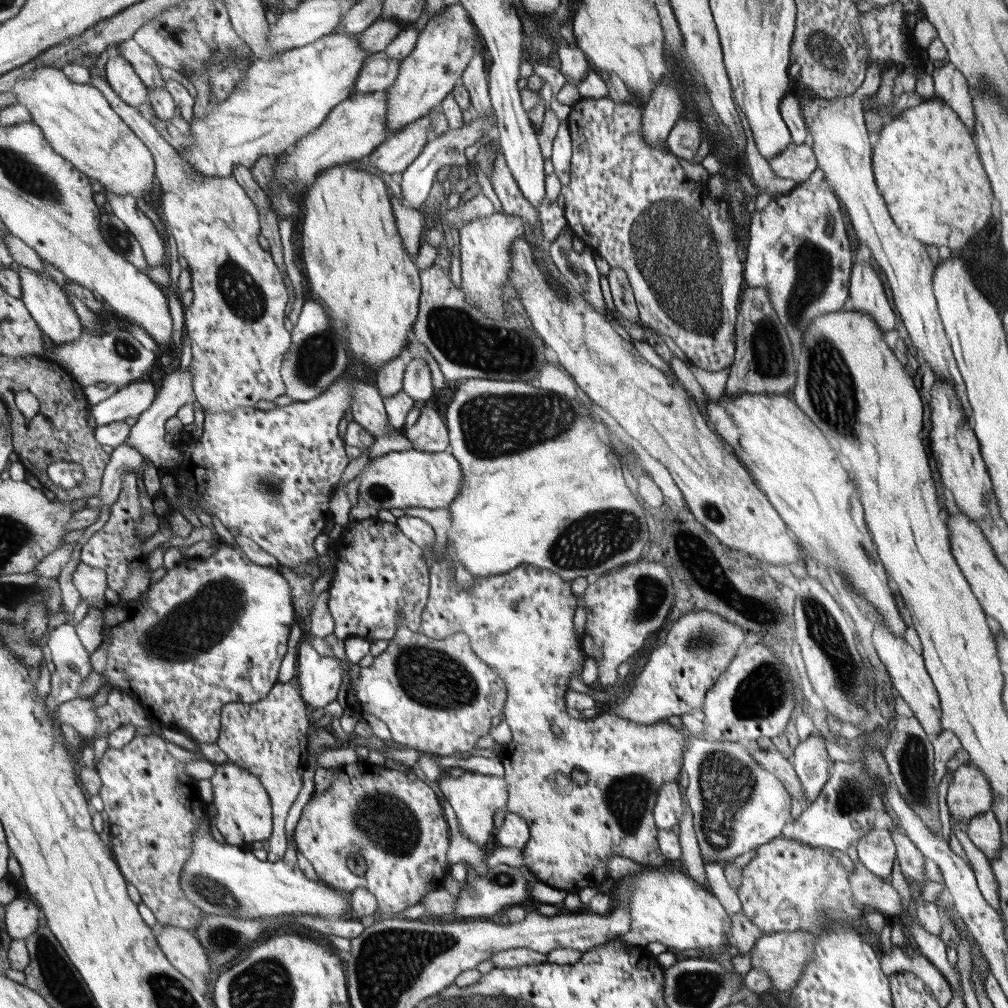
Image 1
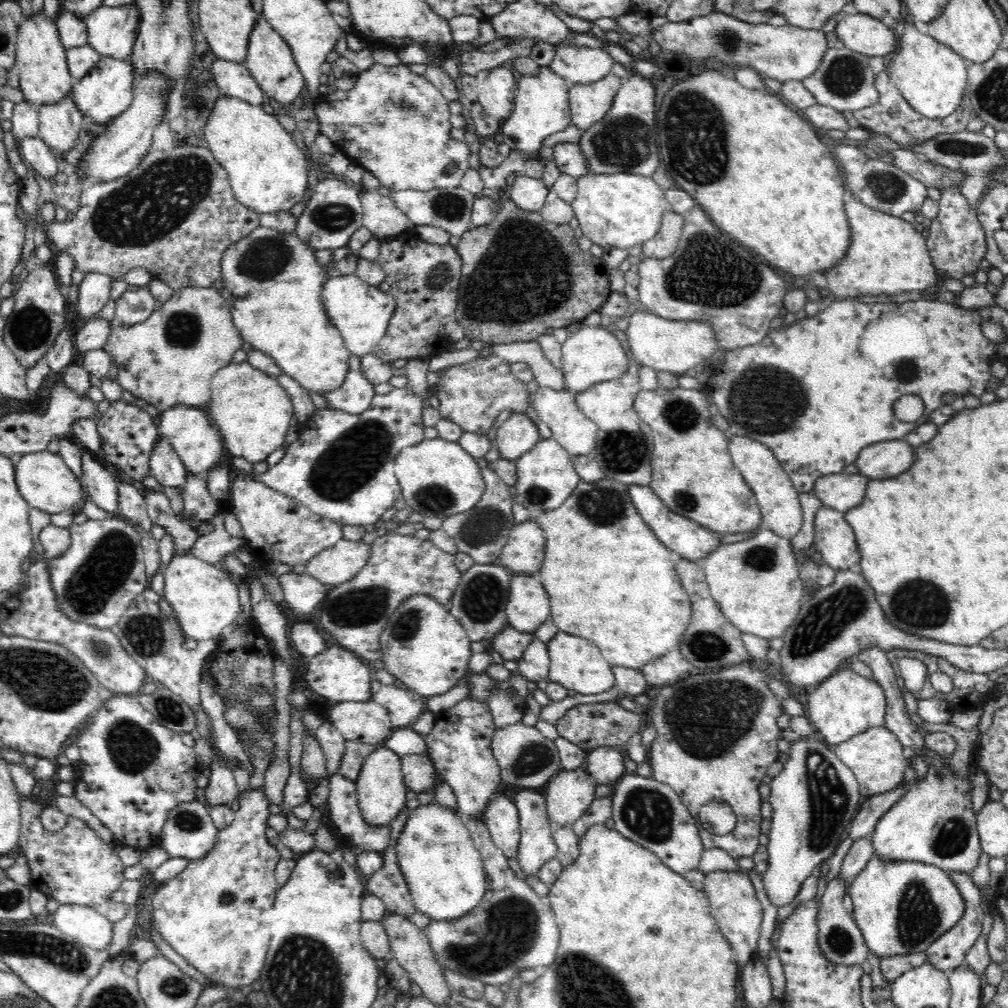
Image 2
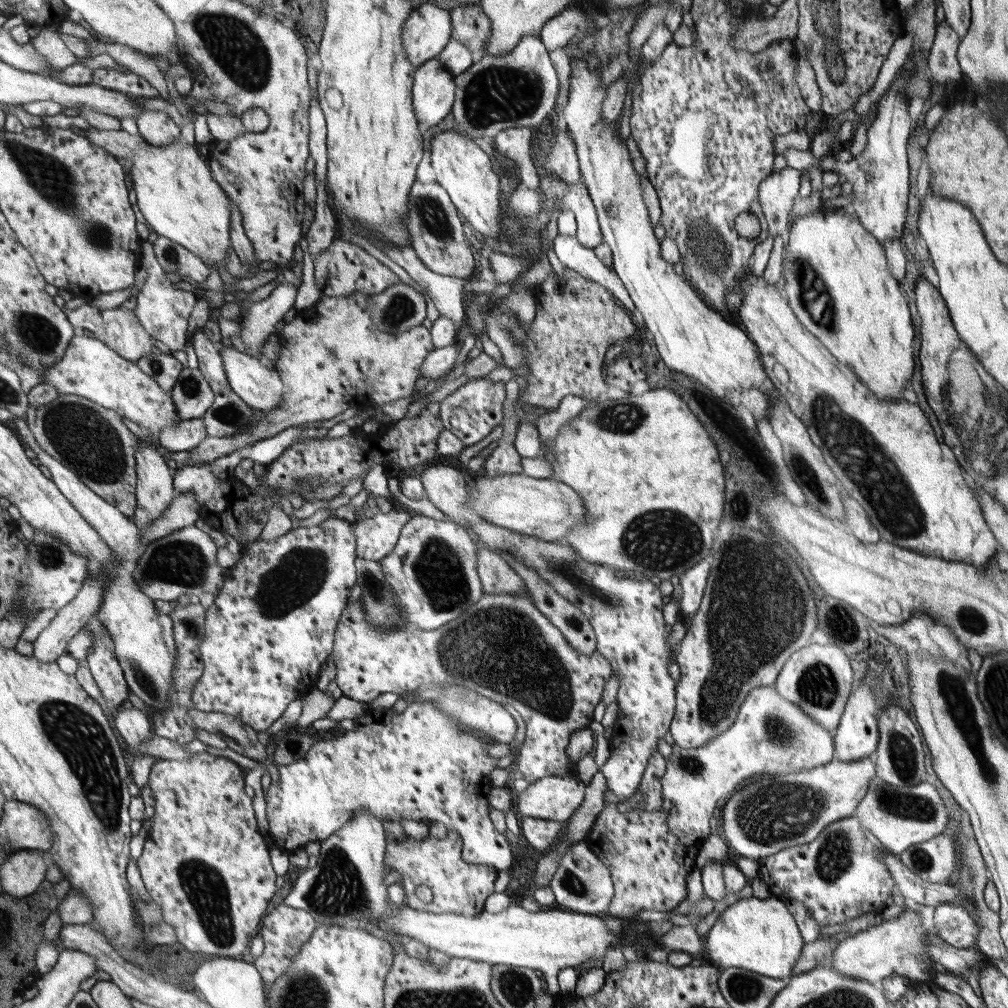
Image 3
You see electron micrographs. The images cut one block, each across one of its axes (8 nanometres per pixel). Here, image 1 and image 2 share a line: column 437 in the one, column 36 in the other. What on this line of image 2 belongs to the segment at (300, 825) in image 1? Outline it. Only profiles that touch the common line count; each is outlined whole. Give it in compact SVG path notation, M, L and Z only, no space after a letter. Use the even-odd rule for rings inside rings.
M20 796L20 848L24 850L30 868L32 868L32 882L38 892L42 892L50 900L58 900L62 906L70 904L80 904L94 908L98 914L108 918L112 924L122 922L130 906L128 904L118 904L114 900L114 894L122 890L126 878L126 866L118 858L116 852L112 852L98 836L96 832L82 820L70 818L68 816L68 826L52 834L44 828L40 820L40 804L34 800L24 802Z

